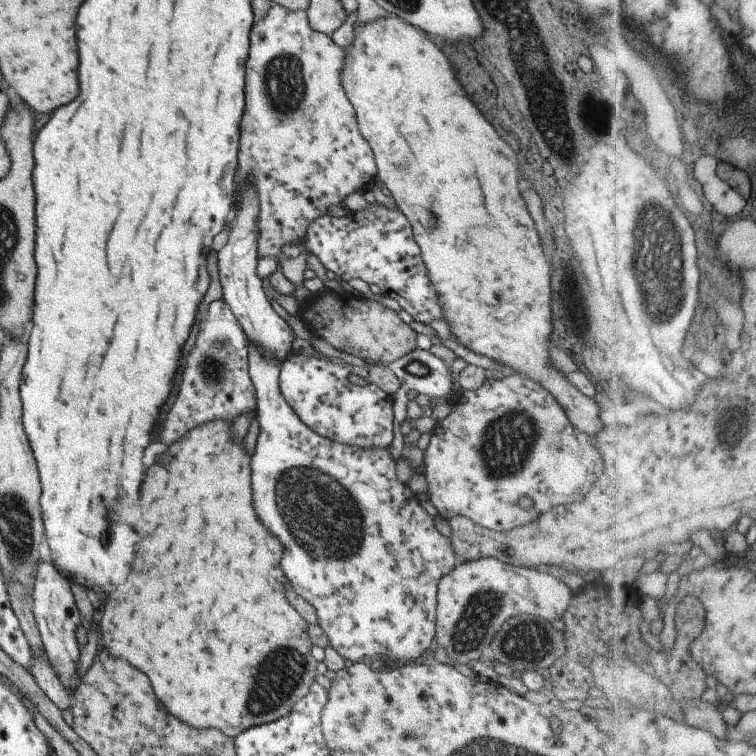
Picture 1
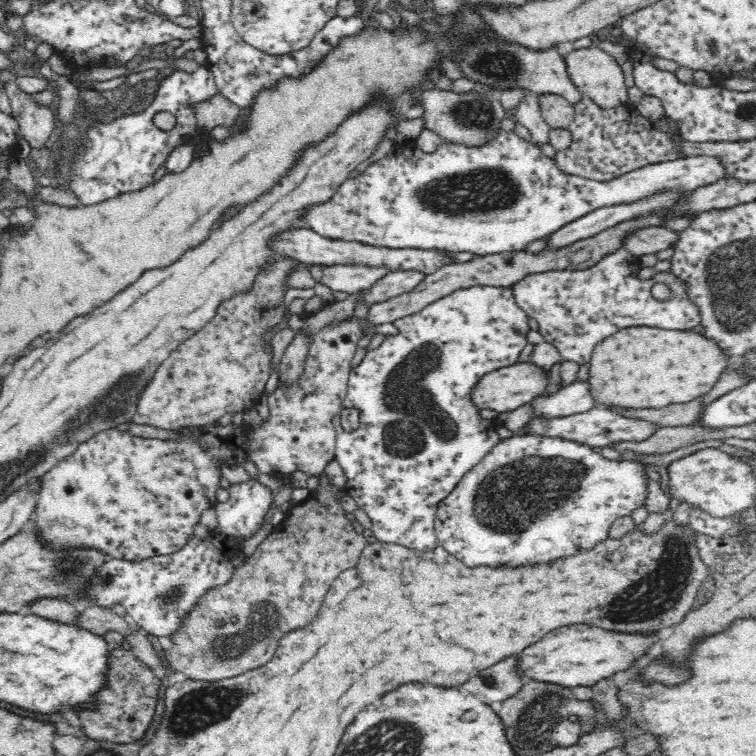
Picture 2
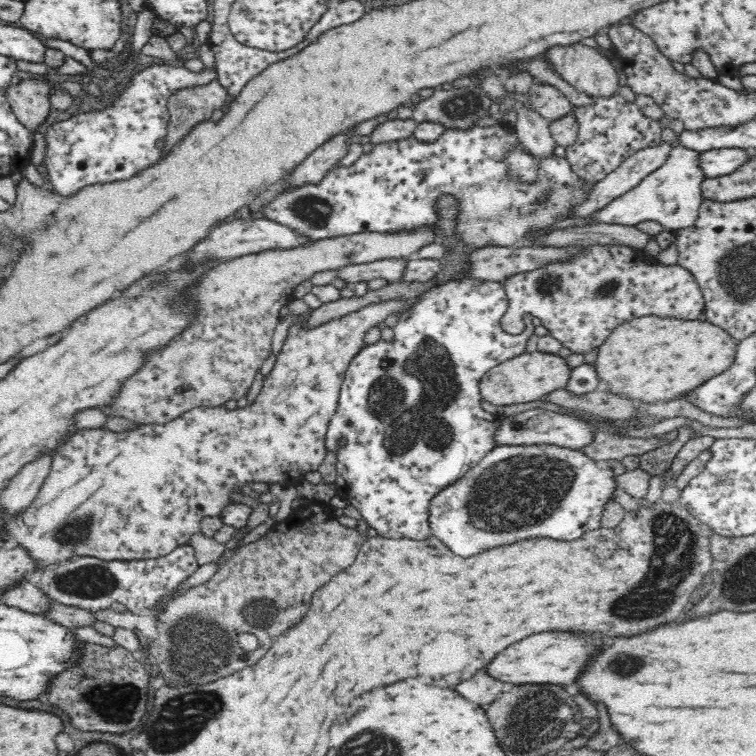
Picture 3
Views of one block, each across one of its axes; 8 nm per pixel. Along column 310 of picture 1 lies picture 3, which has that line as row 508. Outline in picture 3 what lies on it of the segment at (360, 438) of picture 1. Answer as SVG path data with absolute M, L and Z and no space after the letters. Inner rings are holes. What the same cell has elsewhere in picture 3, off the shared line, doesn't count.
M464 279L463 281L448 281L443 285L438 285L430 289L410 310L404 311L398 318L398 323L394 326L394 339L392 342L380 340L372 346L364 347L360 350L354 360L350 362L346 369L338 410L330 419L328 432L326 435L326 446L328 451L335 452L337 462L337 476L340 480L336 482L339 492L347 502L355 506L362 514L368 526L374 528L377 534L389 539L412 539L424 540L432 537L429 523L430 501L436 494L443 491L449 484L462 478L470 468L478 465L487 452L492 450L495 442L495 432L501 424L501 417L492 416L480 407L482 396L480 384L485 374L494 367L508 360L521 356L525 353L526 343L534 333L535 327L532 325L532 316L526 315L522 319L524 329L522 334L516 336L507 334L502 329L502 317L509 307L508 295L505 293L504 283L481 281L476 279ZM340 440L346 440L344 445L340 445Z

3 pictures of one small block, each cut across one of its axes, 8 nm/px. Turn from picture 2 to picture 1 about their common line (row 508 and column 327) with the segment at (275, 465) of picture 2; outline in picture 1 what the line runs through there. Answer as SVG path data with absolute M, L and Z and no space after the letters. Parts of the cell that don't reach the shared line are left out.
M273 3L267 12L253 22L251 28L251 42L249 42L249 56L245 62L245 110L243 118L239 120L239 154L237 154L237 170L235 174L234 194L235 200L238 197L238 186L244 183L249 177L254 182L256 193L258 194L258 227L260 230L257 239L256 251L258 259L262 256L276 256L282 258L281 246L285 242L299 244L303 240L307 225L315 218L325 214L326 208L330 204L343 205L343 198L351 192L364 190L376 180L376 166L369 145L359 134L354 108L347 100L343 87L340 83L340 70L342 67L342 58L344 49L338 47L331 41L330 35L317 32L309 26L306 12L303 9L287 10L280 4Z

